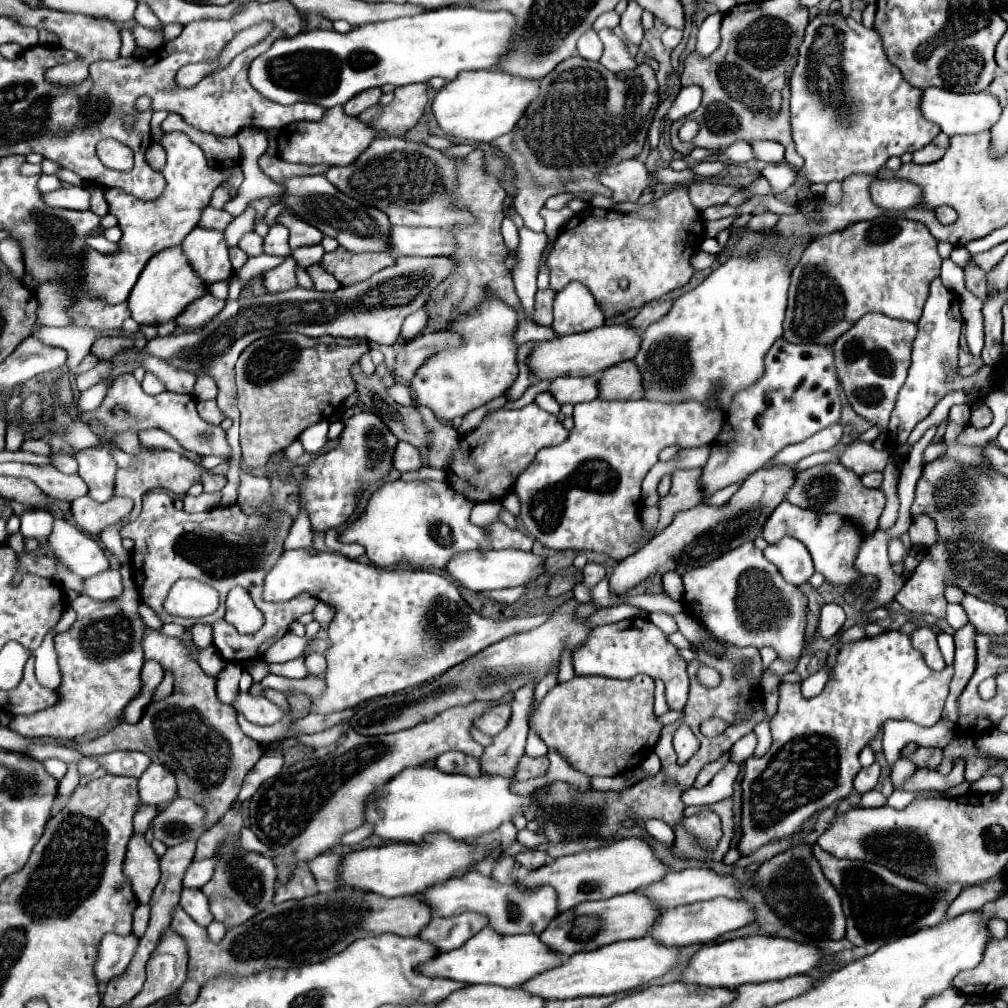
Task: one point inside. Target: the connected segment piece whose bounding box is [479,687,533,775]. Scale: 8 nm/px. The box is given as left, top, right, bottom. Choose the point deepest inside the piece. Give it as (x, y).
(501, 757)

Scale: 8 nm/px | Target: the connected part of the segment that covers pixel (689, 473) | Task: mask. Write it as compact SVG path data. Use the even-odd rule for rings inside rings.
M685 469L685 471L673 473L671 491L667 497L659 501L659 507L661 507L659 531L665 529L673 521L673 515L677 511L683 511L701 503L701 499L705 497L705 493L701 491L701 483L699 483L701 471L703 469Z

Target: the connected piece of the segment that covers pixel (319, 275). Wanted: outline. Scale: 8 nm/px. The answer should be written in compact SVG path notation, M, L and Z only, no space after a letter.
M319 265L309 267L309 277L313 279L313 289L317 291L335 291L341 287L341 283L333 275L329 275L325 269L321 269Z

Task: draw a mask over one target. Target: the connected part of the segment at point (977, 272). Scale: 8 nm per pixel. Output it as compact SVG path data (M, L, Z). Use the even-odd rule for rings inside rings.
M973 259L967 261L965 265L965 281L967 281L967 289L973 291L979 299L985 299L985 271L979 269Z

